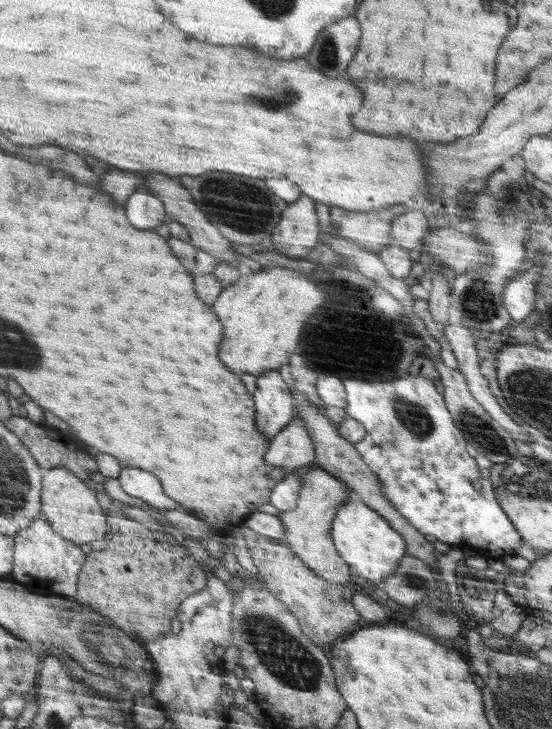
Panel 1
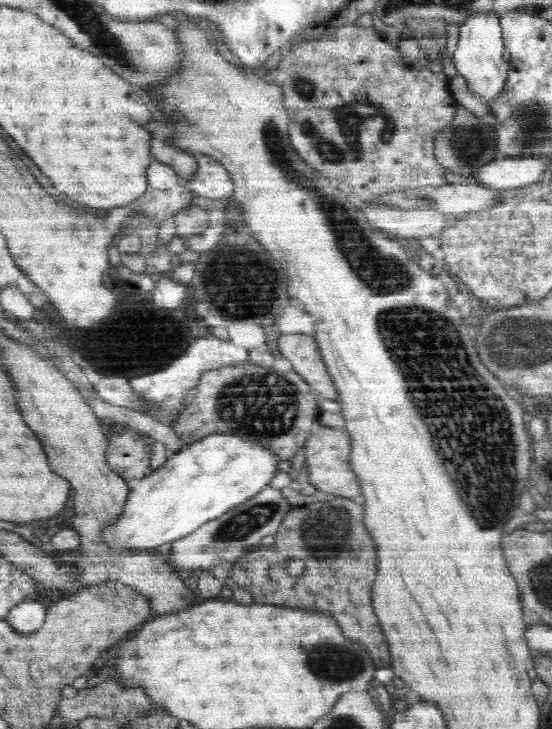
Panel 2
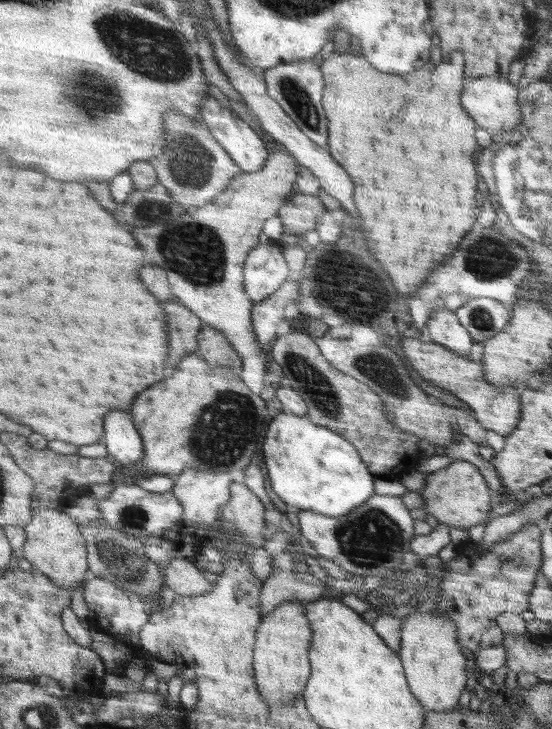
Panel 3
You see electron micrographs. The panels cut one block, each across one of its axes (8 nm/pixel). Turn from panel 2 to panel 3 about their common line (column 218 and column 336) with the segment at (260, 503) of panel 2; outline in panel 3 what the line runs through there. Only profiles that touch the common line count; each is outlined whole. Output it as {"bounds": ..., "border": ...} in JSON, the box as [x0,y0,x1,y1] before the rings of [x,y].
{"bounds":[297,494,414,578],"border":[[[373,494],[370,500],[364,502],[363,505],[356,507],[352,512],[348,513],[344,516],[333,517],[325,514],[317,513],[316,511],[311,510],[299,510],[298,512],[298,524],[300,524],[300,529],[297,531],[304,535],[304,538],[307,538],[310,541],[310,544],[316,549],[319,556],[322,558],[332,560],[338,566],[342,566],[344,570],[352,572],[353,575],[360,576],[365,578],[367,576],[386,576],[388,573],[396,573],[398,571],[399,566],[402,564],[402,558],[404,558],[404,554],[411,550],[411,543],[414,540],[414,529],[413,529],[414,516],[411,514],[409,508],[401,501],[400,497],[397,496],[389,496],[389,495],[380,495]]]}

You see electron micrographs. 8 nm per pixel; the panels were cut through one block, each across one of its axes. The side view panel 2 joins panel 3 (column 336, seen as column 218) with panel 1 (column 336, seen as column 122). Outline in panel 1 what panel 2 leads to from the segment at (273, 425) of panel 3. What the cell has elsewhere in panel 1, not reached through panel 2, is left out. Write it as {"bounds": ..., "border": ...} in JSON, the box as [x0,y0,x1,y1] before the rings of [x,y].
{"bounds":[331,499,407,587],"border":[[[348,499],[336,511],[331,524],[331,537],[339,554],[351,566],[357,580],[380,587],[384,578],[390,578],[406,556],[407,543],[403,535],[367,503],[360,499]]]}

